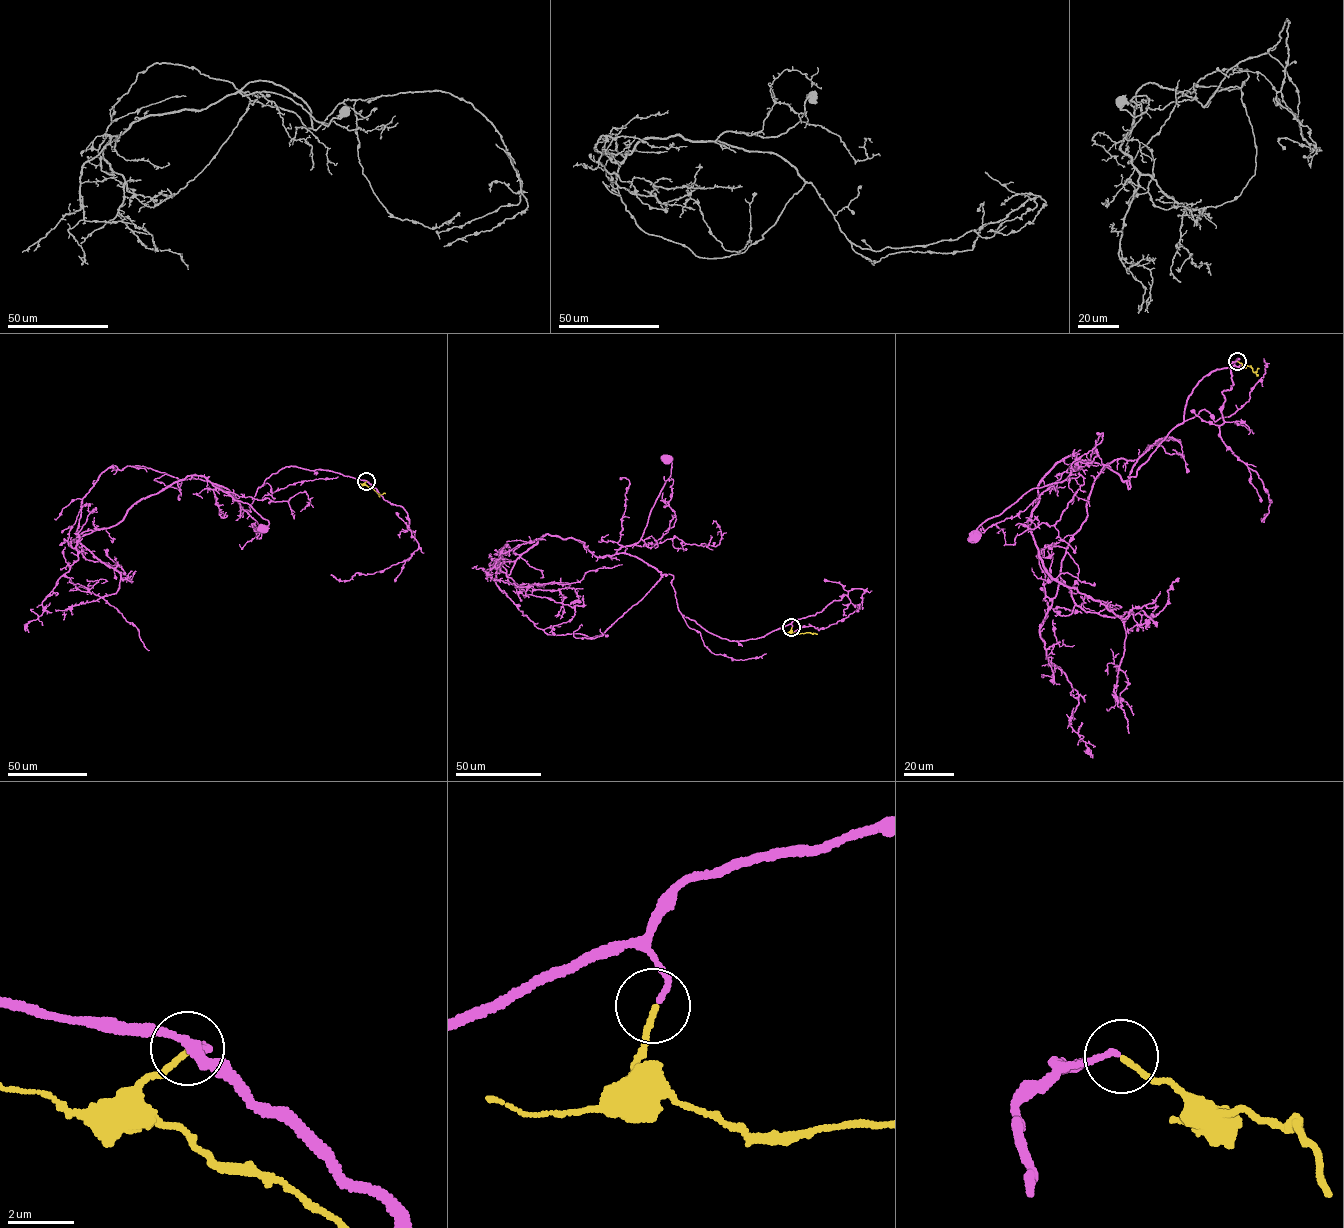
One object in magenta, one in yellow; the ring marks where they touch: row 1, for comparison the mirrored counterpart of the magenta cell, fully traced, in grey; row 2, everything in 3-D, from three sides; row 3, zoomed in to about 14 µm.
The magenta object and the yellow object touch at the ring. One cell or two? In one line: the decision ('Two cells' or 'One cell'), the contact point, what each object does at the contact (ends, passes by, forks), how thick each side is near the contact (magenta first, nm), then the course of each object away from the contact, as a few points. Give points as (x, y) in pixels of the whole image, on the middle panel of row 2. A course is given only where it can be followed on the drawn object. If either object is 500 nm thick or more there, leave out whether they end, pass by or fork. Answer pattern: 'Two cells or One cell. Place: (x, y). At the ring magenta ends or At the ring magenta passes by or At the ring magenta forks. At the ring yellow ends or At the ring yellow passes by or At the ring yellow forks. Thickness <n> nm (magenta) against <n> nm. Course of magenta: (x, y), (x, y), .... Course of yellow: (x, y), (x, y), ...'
One cell. Place: (791, 627). At the ring magenta ends. At the ring yellow ends. Thickness 160 nm (magenta) against 150 nm. Course of magenta: (792, 627), (754, 639), (721, 638), (682, 615), (672, 575), (617, 553), (640, 540), (669, 477), (666, 459). Course of yellow: (791, 627), (791, 630), (797, 634), (817, 634)

